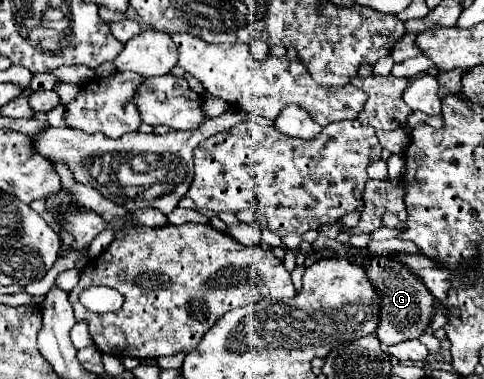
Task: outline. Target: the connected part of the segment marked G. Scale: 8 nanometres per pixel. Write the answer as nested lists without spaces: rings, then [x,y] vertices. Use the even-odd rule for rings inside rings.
[[[373,256],[369,260],[369,266],[365,266],[365,270],[381,302],[379,326],[375,330],[375,336],[379,338],[379,342],[385,346],[391,346],[405,340],[415,340],[421,334],[425,334],[437,310],[435,310],[433,294],[419,280],[419,276],[415,276],[405,264],[393,260],[391,256]]]

